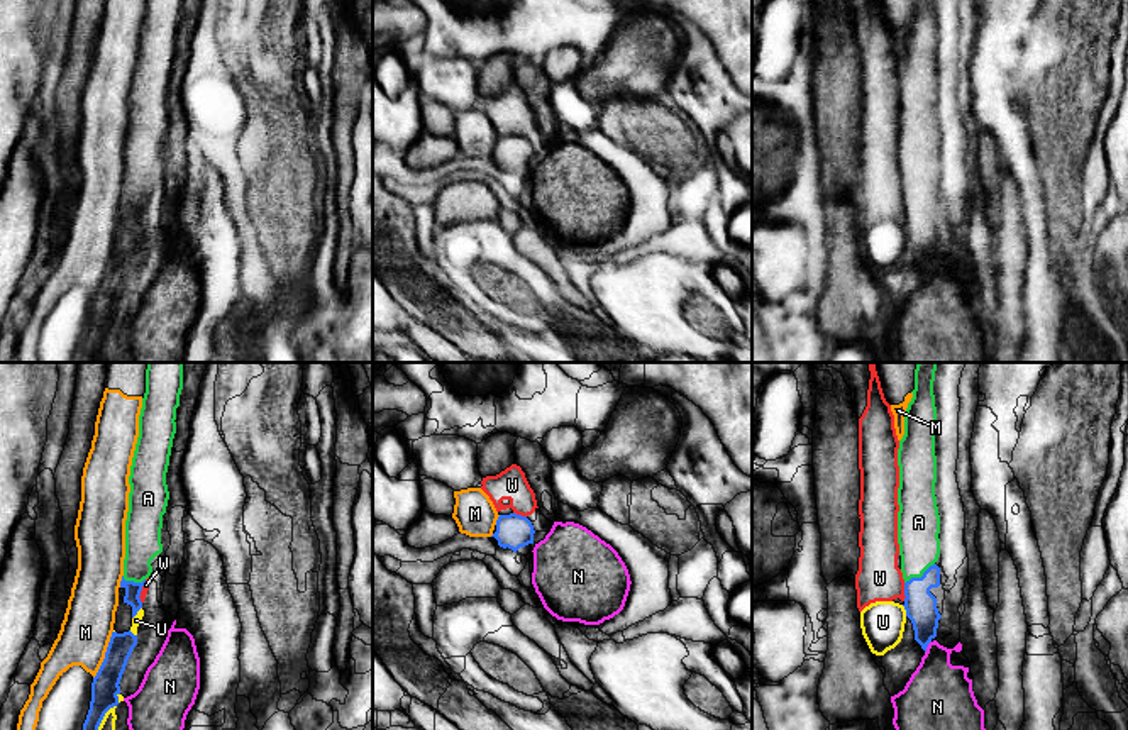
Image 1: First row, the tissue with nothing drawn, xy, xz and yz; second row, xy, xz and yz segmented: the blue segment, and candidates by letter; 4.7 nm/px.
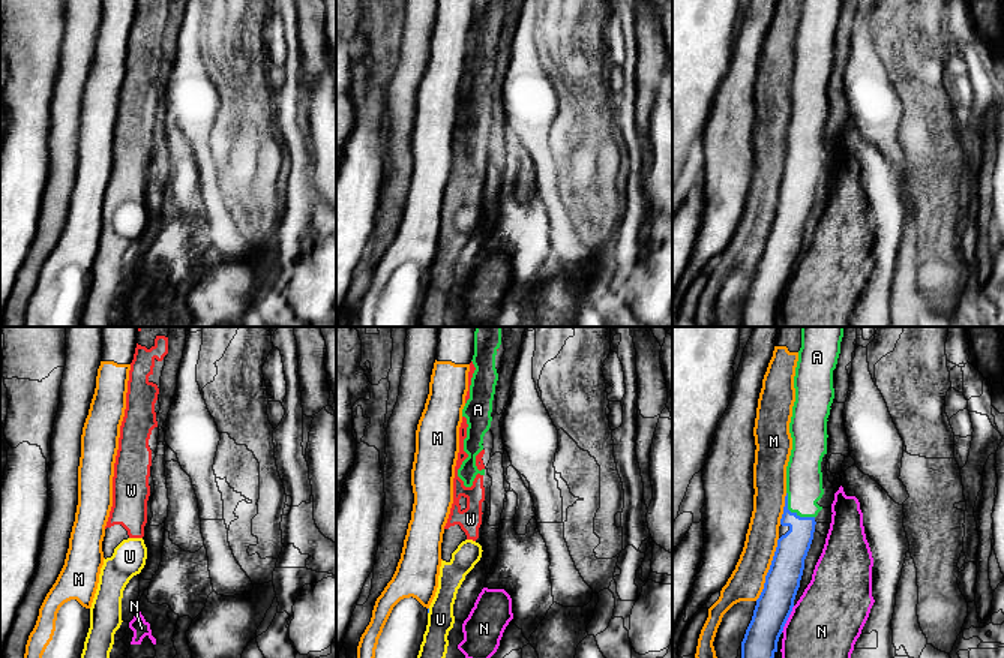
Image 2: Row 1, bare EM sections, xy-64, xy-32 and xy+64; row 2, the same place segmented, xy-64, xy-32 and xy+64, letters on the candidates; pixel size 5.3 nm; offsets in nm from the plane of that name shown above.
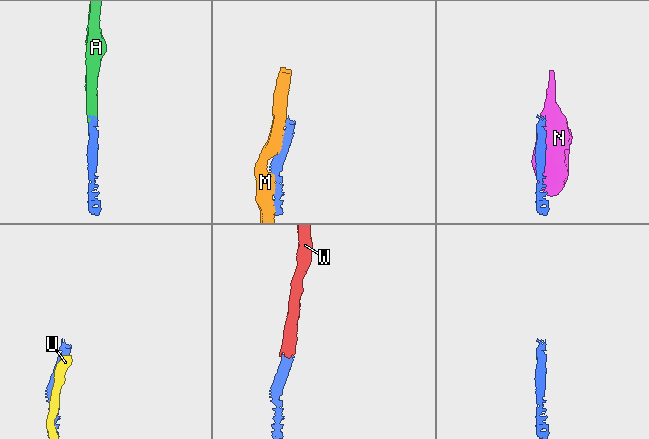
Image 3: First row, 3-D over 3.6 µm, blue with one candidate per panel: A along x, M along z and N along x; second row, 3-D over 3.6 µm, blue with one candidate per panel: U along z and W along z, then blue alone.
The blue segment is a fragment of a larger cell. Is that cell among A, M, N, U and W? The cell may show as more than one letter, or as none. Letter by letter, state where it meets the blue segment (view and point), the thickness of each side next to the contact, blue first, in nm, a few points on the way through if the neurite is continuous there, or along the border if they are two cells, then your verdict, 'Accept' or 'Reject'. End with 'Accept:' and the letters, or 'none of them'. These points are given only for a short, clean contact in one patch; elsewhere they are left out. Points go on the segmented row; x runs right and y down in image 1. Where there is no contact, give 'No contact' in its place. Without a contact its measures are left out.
A: Touches blue at yz (918, 578). Thickness 150 nm (blue) against 200 nm. Path across: yz (920, 605), (918, 578), (918, 525). Accept
M: Touches blue at xy (105, 654). Thickness 130 nm (blue) against 240 nm. Reject
N: Touches blue at yz (927, 646). Thickness 150 nm (blue) against 320 nm. Reject
U: Touches blue at xy (136, 613). Thickness 80 nm (blue) against 50 nm. Reject
W: Touches blue at yz (905, 591). Thickness 150 nm (blue) against 200 nm. Boundary: yz (903, 583), (905, 600). Reject
Accept: A

